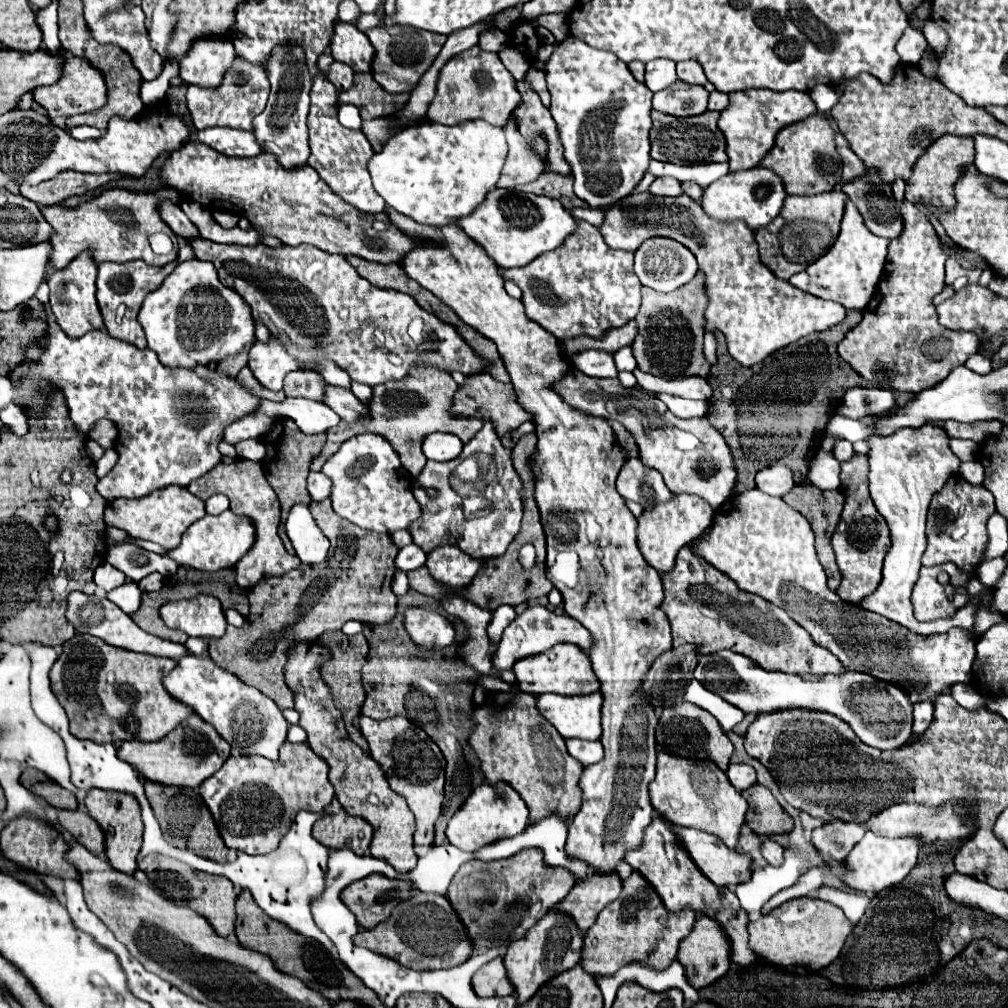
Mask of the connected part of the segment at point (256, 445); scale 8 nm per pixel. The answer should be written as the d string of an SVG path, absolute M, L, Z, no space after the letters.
M247 439L247 441L241 441L239 445L235 445L237 449L237 455L239 457L245 457L245 459L253 459L253 461L261 461L263 455L265 455L265 447L259 439Z

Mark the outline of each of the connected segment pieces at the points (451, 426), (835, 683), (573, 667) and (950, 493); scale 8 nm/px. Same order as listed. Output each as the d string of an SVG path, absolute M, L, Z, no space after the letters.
M415 367L411 369L411 375L405 377L403 381L387 381L383 385L373 387L373 401L371 401L371 421L357 421L357 423L345 423L341 421L335 429L327 431L327 443L321 451L319 457L313 459L311 471L321 471L325 461L341 447L343 441L359 435L359 433L379 433L383 435L393 449L399 453L403 467L417 477L423 471L423 465L427 459L423 457L423 437L435 431L445 431L457 435L463 443L467 443L479 429L481 421L479 419L465 419L465 417L455 417L451 411L453 399L457 393L457 383L447 371L439 371L433 367Z
M717 651L701 655L693 677L701 683L721 683L723 699L739 707L743 713L775 713L777 709L815 709L841 717L855 735L877 749L893 751L903 747L913 735L913 703L907 691L897 685L881 683L859 671L845 671L841 675L797 675L783 671L759 669L755 661L733 651Z
M569 643L555 645L549 651L539 653L539 655L523 657L523 659L515 661L513 671L517 675L517 683L519 683L521 691L527 691L533 695L541 695L541 693L587 695L587 693L595 693L601 689L589 655L583 653L583 649L579 649L577 645L569 645Z
M953 475L949 477L947 485L935 493L935 497L931 499L931 505L929 505L929 513L927 513L927 549L923 553L923 559L921 563L927 565L927 567L933 567L933 565L941 565L941 563L955 563L959 569L963 571L975 571L979 561L981 561L981 555L985 551L985 545L987 545L987 519L995 513L995 499L993 499L993 493L989 489L985 489L983 485L971 485L969 481L963 481L963 477L959 475Z

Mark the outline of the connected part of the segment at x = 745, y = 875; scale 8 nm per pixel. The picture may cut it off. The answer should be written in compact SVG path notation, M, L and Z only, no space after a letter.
M675 827L675 835L689 851L695 865L703 869L703 875L707 875L715 885L729 887L749 881L751 855L729 849L723 841L719 841L719 837L697 829Z

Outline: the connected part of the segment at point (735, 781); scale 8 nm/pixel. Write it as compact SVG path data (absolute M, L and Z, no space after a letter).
M729 765L727 777L737 791L743 791L743 789L757 783L755 781L755 769L751 765Z

